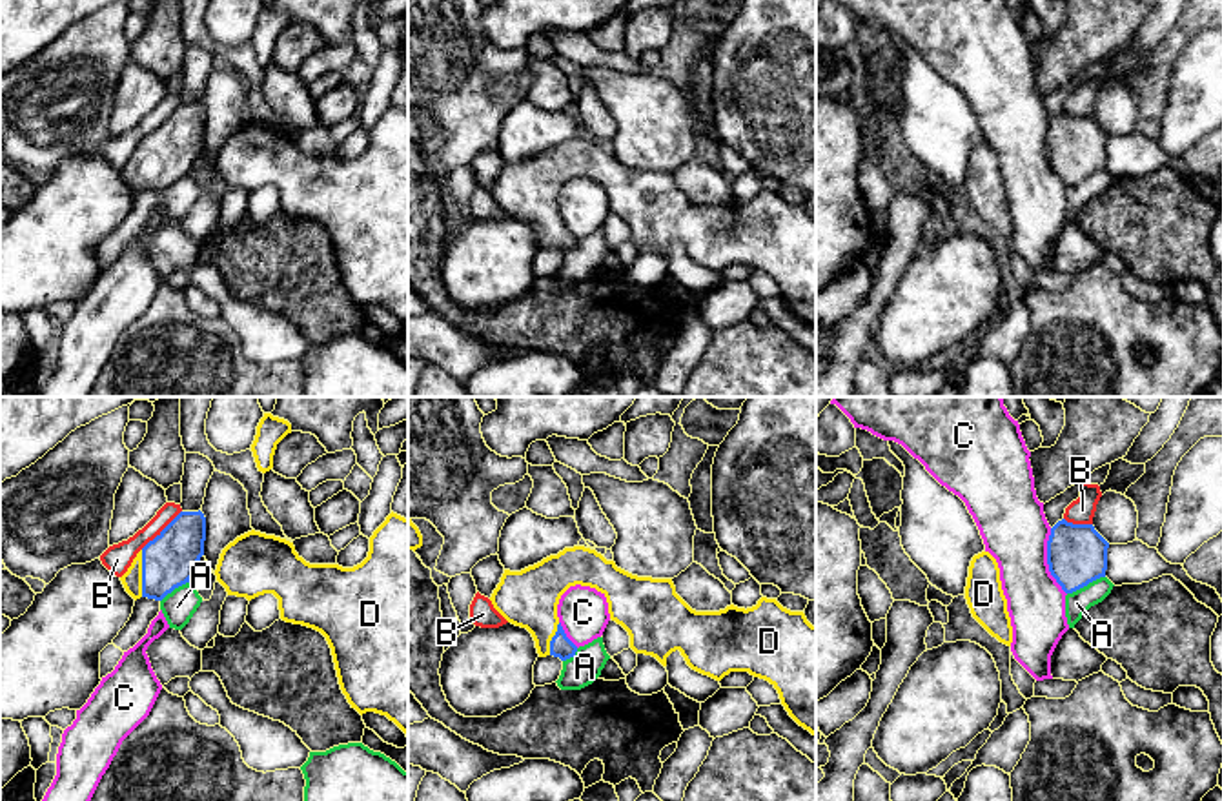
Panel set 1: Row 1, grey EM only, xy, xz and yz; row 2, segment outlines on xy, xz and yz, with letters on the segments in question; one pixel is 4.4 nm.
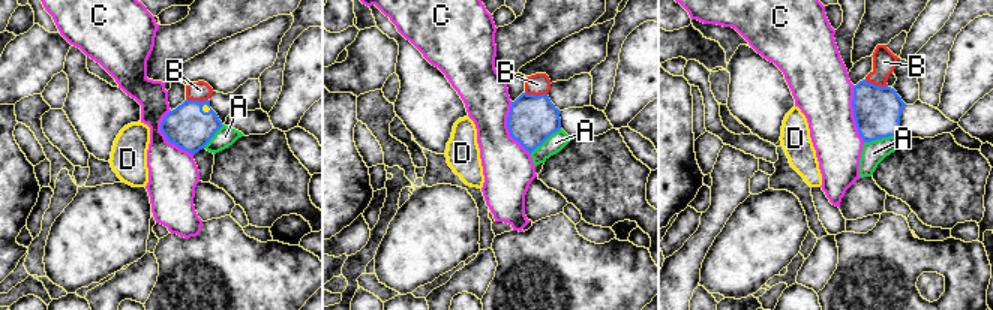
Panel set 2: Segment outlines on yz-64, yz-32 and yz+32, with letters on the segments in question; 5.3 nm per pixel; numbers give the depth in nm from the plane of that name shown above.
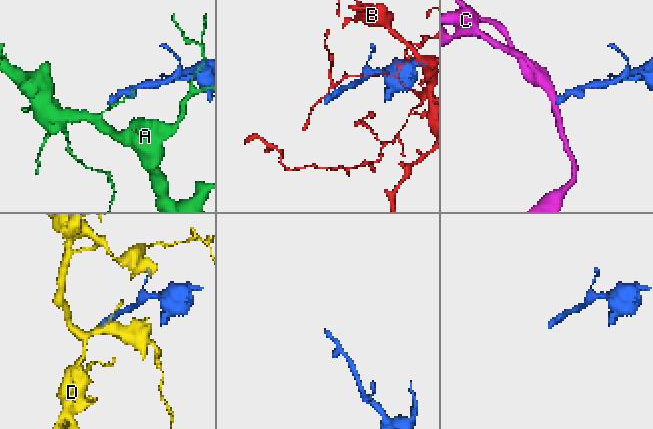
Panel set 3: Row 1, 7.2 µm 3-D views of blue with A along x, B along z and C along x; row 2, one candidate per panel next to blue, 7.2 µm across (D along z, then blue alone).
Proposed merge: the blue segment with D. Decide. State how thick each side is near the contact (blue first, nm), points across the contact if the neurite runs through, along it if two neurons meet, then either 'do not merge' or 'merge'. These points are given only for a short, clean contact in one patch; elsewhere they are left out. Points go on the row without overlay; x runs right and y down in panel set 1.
calibres 240 and 90 nm; way xy (168, 153), (153, 166), (142, 166), (132, 172); merge

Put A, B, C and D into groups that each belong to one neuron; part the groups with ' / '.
A / B / C / D

